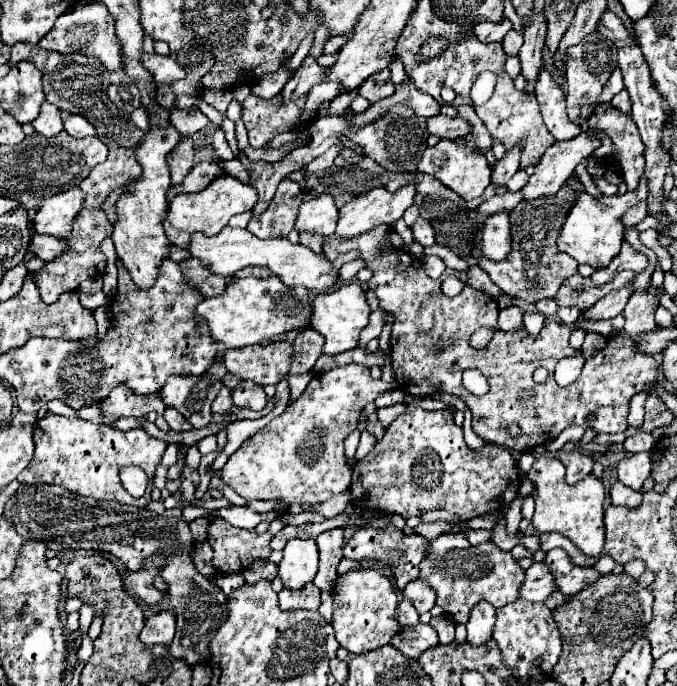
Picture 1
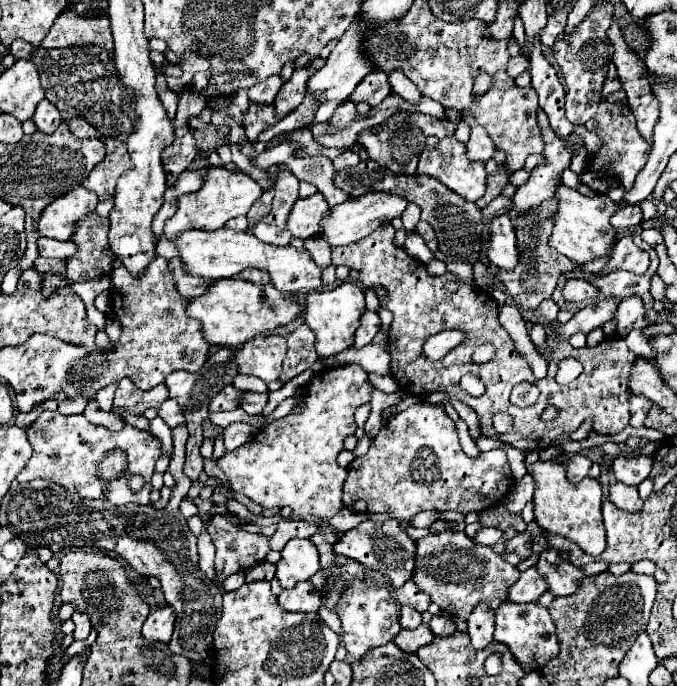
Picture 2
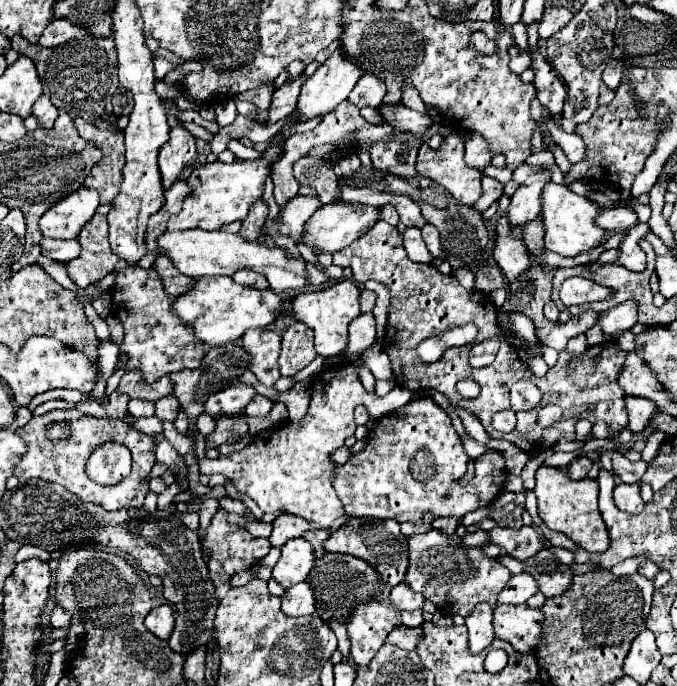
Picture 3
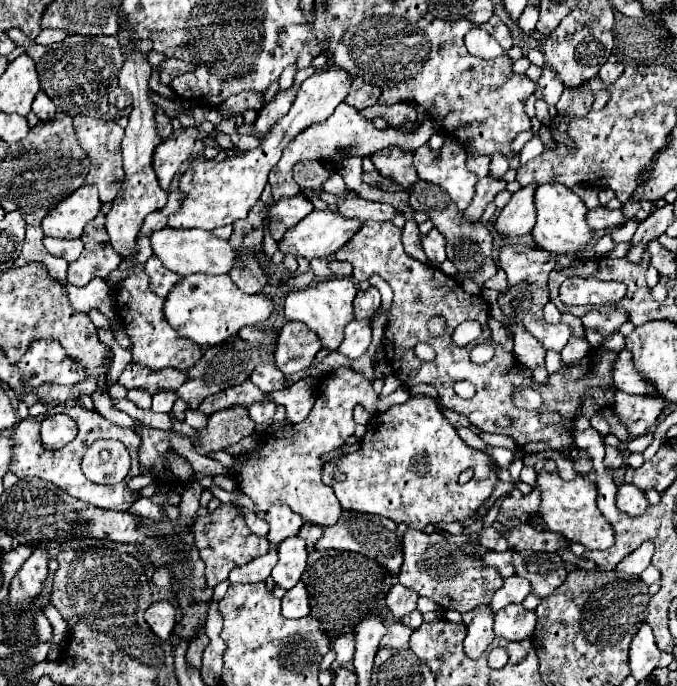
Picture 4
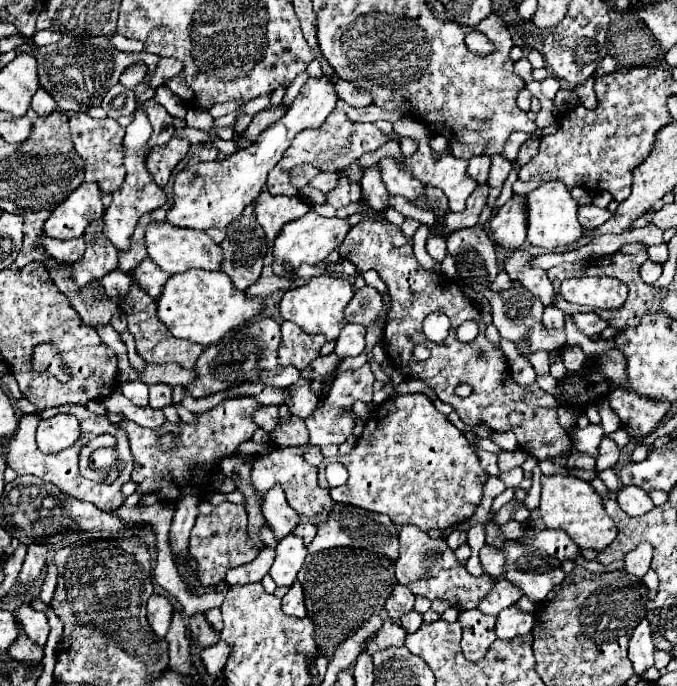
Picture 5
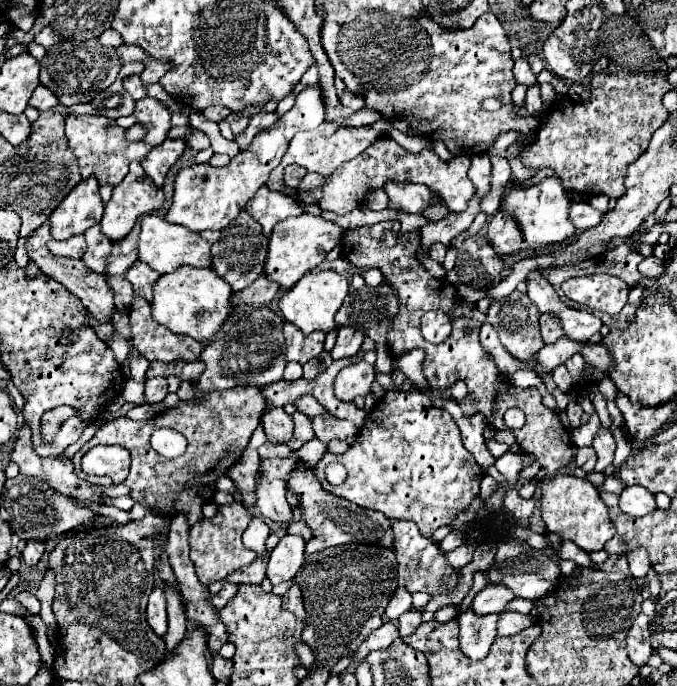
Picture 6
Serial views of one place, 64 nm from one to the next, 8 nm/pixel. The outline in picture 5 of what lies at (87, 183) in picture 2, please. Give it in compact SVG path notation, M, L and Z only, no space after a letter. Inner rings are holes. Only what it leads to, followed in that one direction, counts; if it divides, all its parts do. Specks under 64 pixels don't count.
M72 114L70 116L70 134L74 142L76 154L84 160L84 172L88 182L96 182L102 192L114 192L120 188L126 168L124 168L124 132L122 126L114 118L90 118L86 114Z

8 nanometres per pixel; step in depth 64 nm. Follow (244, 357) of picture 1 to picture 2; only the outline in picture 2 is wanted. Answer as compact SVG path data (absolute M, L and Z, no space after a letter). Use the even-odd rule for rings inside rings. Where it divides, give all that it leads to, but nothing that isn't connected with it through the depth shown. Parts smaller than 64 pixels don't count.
M258 334L242 348L238 348L236 364L240 368L240 374L254 374L266 384L278 380L282 372L282 362L276 356L268 356L268 334Z

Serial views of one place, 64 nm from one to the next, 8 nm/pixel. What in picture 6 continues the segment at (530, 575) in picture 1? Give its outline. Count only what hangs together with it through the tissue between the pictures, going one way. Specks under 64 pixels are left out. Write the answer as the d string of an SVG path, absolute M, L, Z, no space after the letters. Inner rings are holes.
M490 584L484 590L480 590L472 602L472 610L476 614L498 614L506 602L510 602L514 596L504 588L502 584Z

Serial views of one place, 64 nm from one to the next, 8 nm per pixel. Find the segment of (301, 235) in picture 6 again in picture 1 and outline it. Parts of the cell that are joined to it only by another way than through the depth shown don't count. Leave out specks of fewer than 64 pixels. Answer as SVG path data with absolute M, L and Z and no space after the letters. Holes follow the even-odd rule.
M404 186L398 192L374 188L366 194L360 194L340 208L334 236L346 240L370 232L380 224L392 226L398 218L402 218L404 210L412 206L412 198L414 186Z

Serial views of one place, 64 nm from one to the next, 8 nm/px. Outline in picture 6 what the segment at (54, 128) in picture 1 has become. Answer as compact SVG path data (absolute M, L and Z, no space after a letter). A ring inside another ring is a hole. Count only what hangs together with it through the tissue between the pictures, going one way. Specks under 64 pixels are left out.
M40 84L40 86L34 90L32 98L30 98L30 106L34 106L34 108L40 110L40 112L50 110L50 108L54 108L56 104L58 104L56 94L54 94L50 88L46 88L44 84Z

